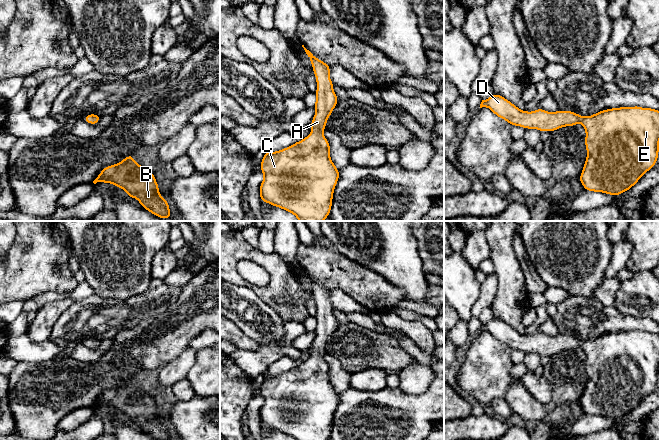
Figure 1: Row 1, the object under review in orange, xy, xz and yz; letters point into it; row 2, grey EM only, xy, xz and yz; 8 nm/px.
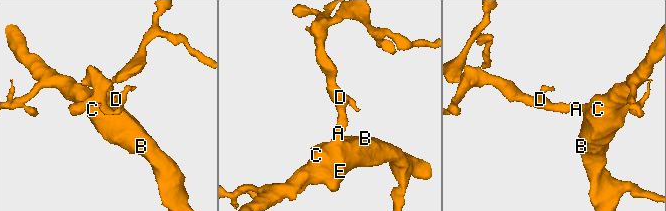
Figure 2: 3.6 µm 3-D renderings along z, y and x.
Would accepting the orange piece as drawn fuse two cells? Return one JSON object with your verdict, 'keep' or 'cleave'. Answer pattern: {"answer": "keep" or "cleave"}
{"answer": "keep"}

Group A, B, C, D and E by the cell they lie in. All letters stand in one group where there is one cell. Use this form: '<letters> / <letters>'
A B C D E

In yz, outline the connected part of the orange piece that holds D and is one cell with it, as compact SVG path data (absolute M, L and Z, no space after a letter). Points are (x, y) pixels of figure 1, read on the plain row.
M493 318L482 324L480 332L488 331L512 350L552 356L565 350L582 347L585 356L587 381L579 405L587 415L618 420L633 411L654 391L659 377L659 334L639 330L602 334L592 340L582 341L573 335L547 336L541 332L533 336L522 335L501 319Z

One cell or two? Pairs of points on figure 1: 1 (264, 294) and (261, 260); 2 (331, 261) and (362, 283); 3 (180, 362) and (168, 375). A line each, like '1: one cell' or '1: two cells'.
1: one cell
2: one cell
3: one cell

